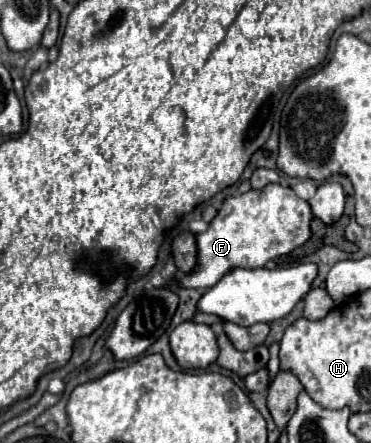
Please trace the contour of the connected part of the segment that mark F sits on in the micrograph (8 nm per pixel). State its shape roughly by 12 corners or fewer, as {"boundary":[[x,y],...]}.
{"boundary":[[280,184],[228,196],[196,234],[210,288],[310,238],[310,204]]}

